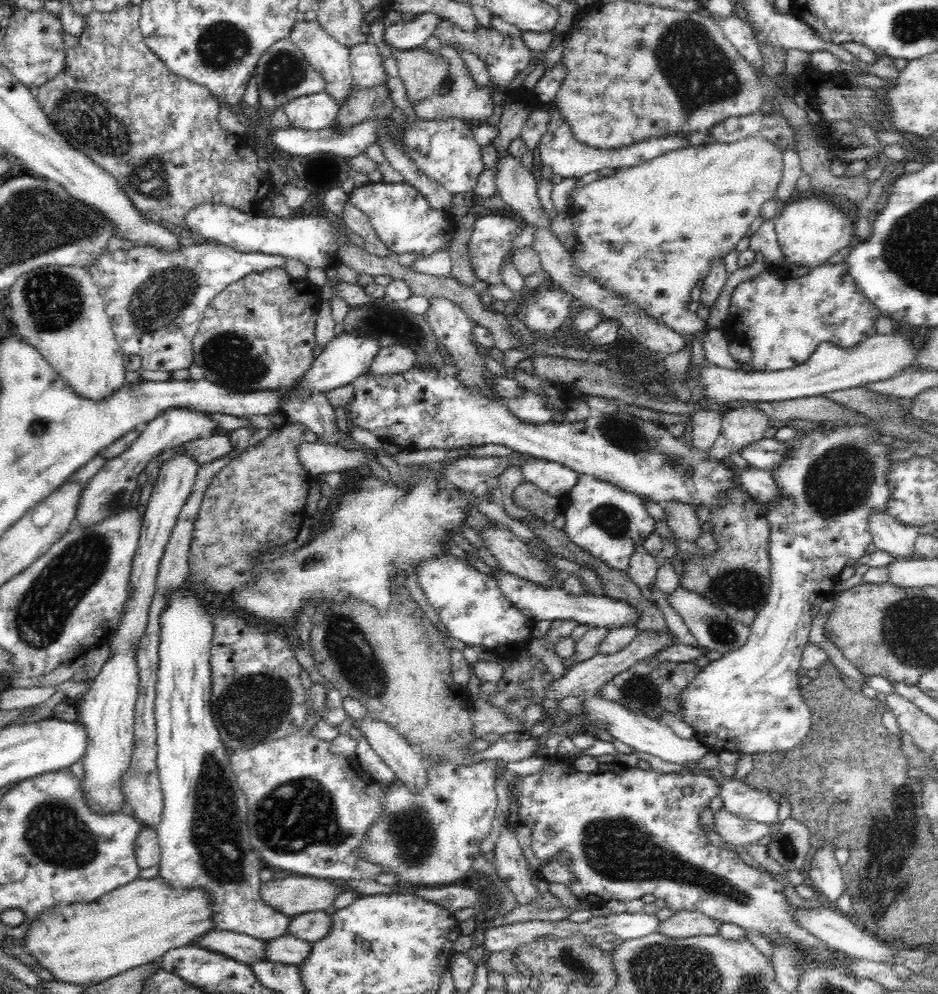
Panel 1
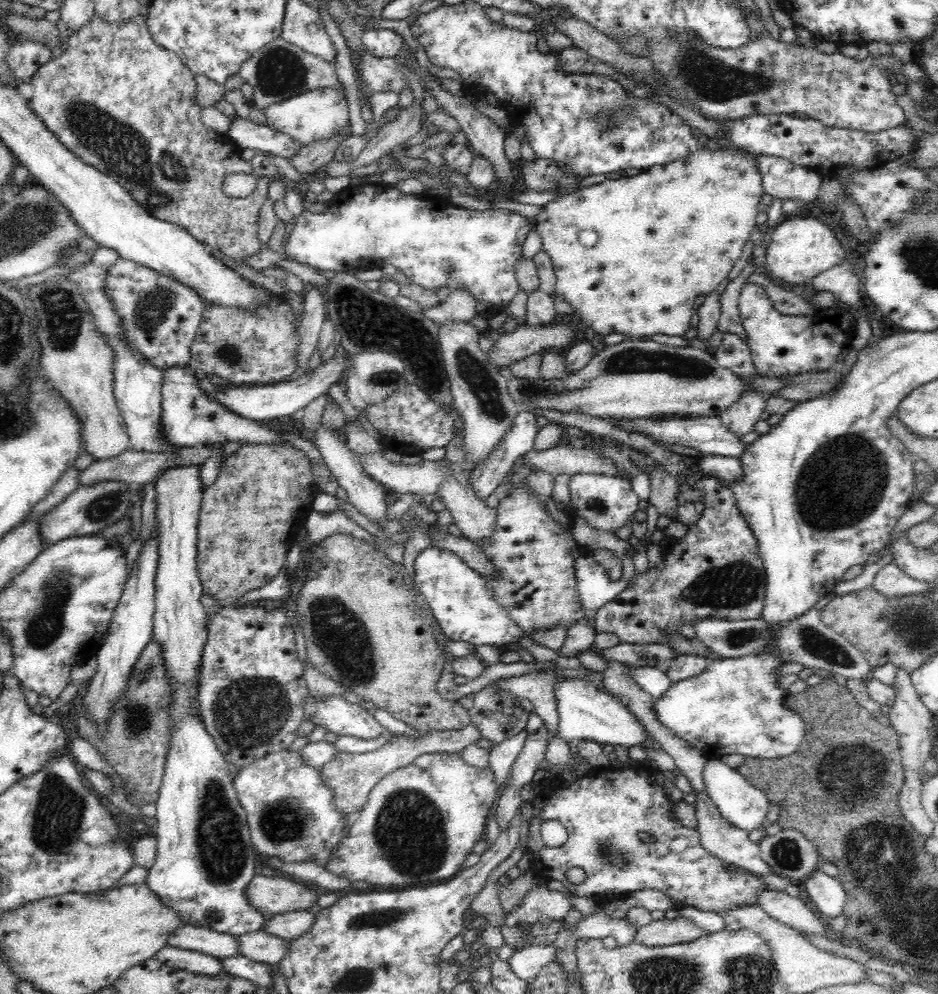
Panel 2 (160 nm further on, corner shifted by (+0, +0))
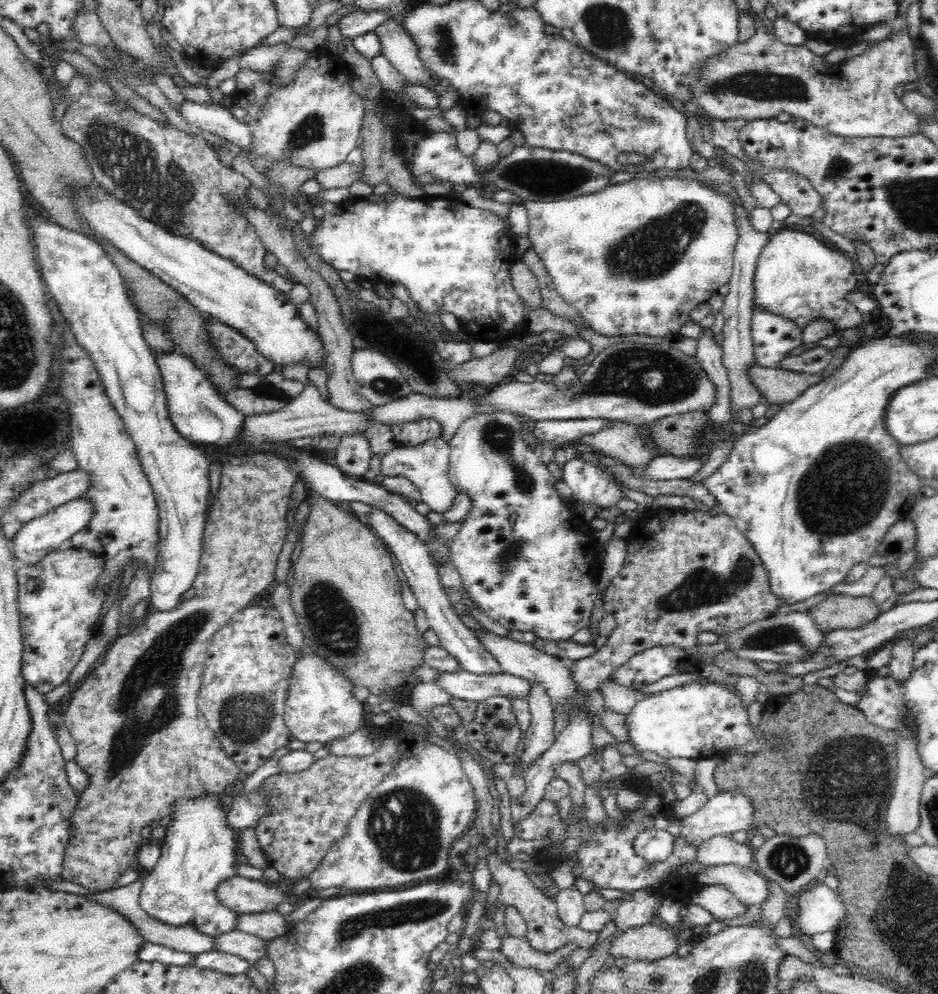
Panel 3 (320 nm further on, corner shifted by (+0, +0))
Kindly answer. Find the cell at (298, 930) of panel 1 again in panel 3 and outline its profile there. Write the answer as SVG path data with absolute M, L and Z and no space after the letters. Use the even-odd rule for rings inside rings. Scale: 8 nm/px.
M278 912L237 914L235 930L258 940L266 941L282 937L286 932L285 916Z

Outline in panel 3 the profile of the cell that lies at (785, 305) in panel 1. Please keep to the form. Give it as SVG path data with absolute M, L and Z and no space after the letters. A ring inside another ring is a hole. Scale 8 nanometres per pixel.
M756 308L753 310L751 335L754 363L768 368L778 367L778 362L784 360L792 348L802 344L800 327L788 319Z

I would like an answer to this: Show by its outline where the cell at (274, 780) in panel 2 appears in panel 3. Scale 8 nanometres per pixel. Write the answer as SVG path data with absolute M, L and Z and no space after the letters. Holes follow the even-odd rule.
M253 791L248 799L236 795L228 800L231 808L226 814L226 825L237 831L240 828L254 828L256 822L264 816L268 809L264 807L264 799L260 797L260 791Z

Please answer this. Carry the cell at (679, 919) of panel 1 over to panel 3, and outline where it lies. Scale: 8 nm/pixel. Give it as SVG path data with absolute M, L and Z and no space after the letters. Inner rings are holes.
M650 923L633 928L623 934L612 936L609 955L626 961L657 961L675 954L677 940L667 930Z

